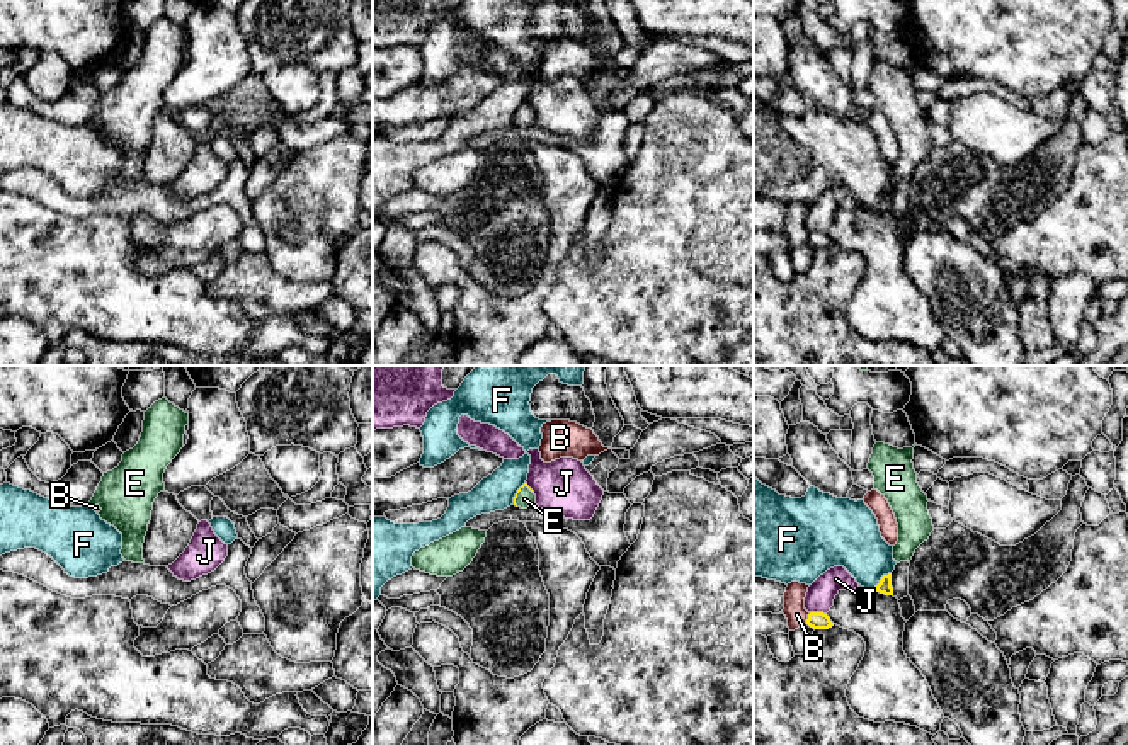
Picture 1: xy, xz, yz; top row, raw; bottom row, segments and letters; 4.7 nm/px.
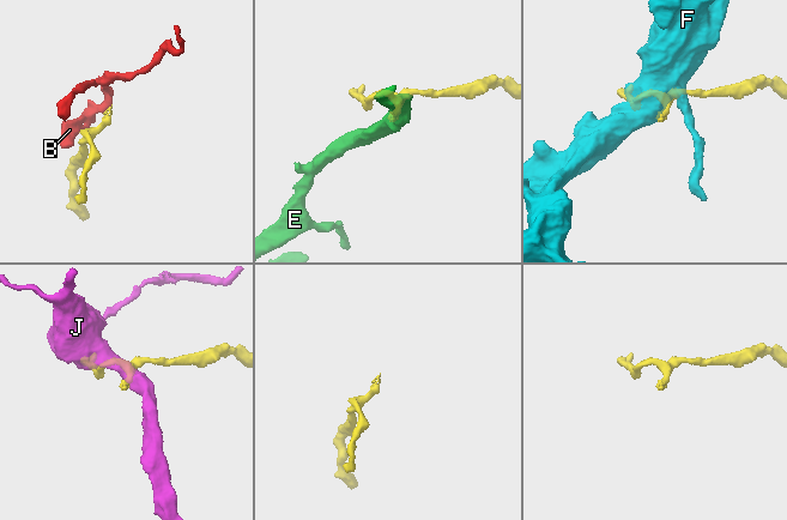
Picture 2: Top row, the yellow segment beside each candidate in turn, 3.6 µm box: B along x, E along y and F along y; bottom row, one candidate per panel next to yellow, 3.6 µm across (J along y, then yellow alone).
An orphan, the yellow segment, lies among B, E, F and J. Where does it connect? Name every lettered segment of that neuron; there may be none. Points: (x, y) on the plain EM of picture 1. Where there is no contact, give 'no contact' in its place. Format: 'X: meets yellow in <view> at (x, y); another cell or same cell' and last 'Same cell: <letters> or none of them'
B: meets yellow in yz at (808, 237); another cell
E: meets yellow in xz at (516, 114); same cell
F: meets yellow in yz at (882, 198); another cell
J: meets yellow in yz at (819, 232); another cell
Same cell: E

